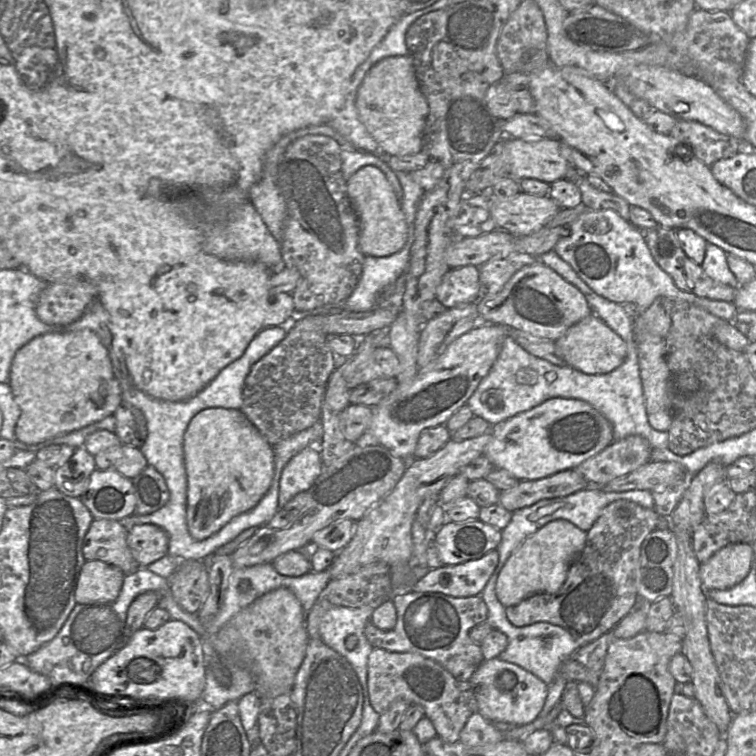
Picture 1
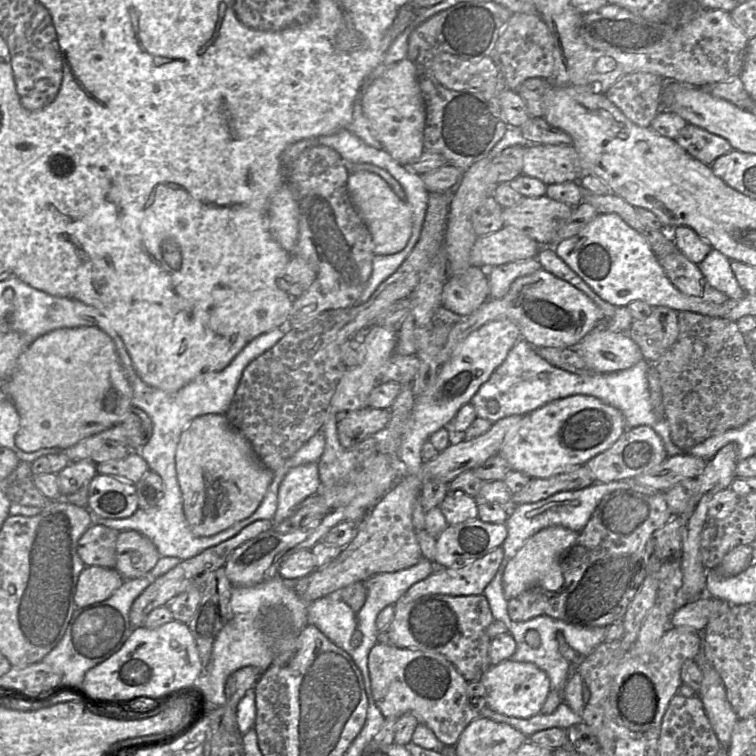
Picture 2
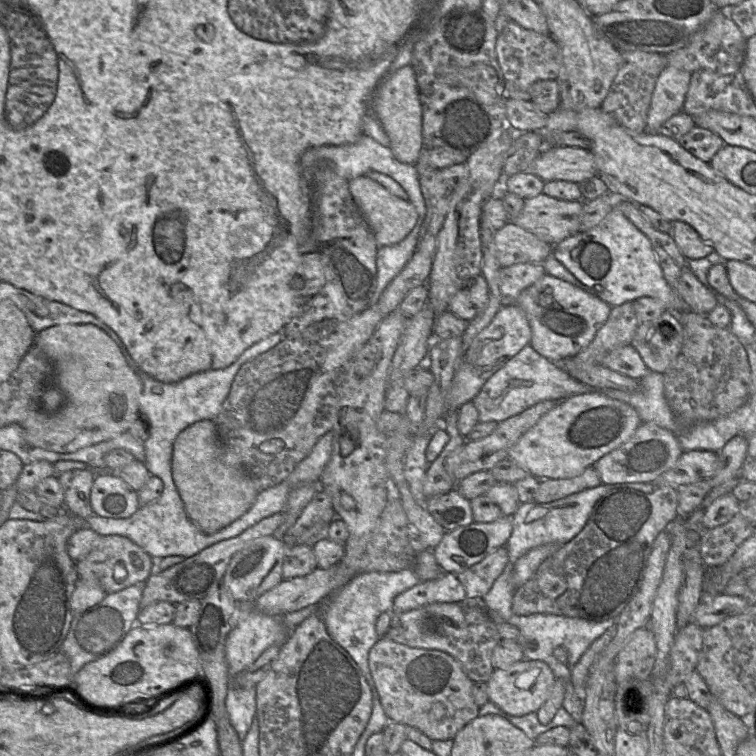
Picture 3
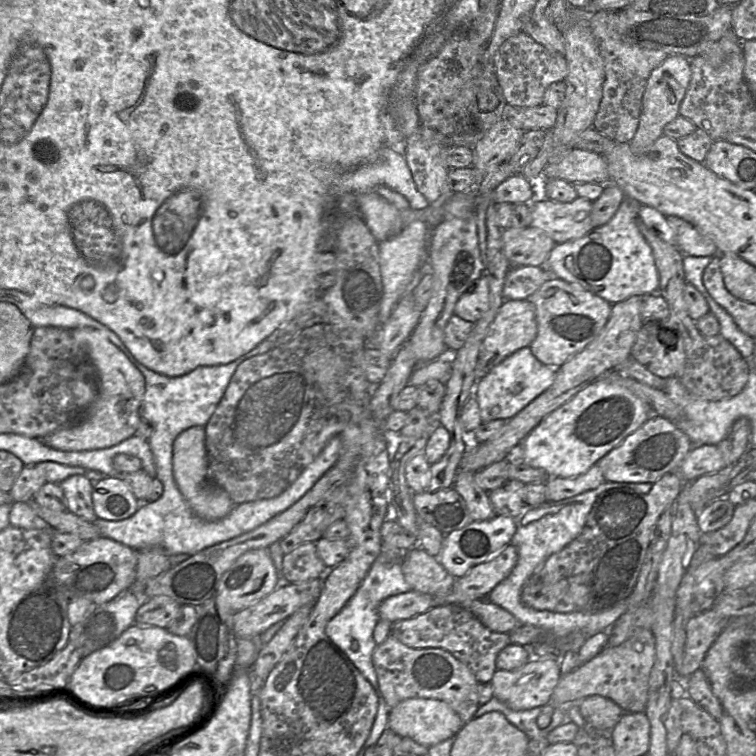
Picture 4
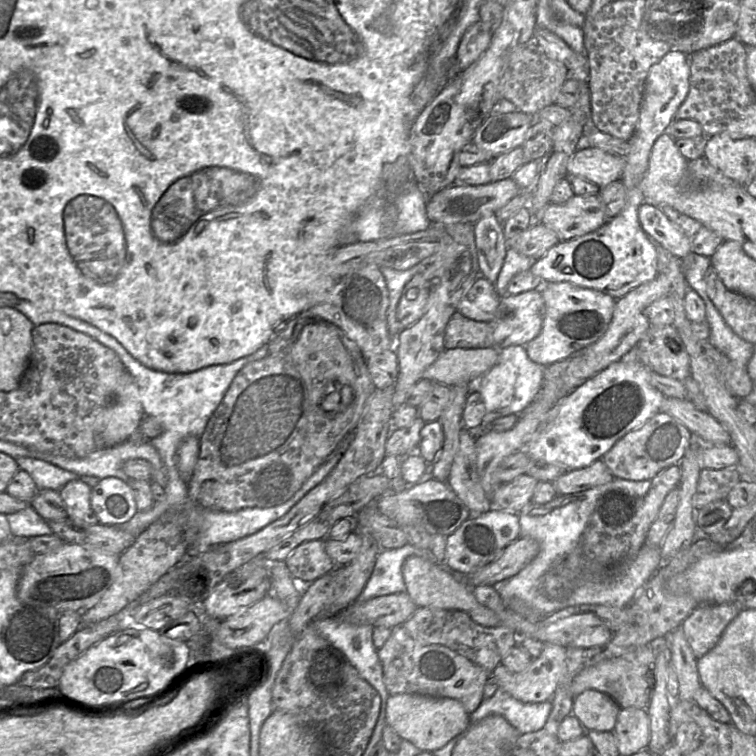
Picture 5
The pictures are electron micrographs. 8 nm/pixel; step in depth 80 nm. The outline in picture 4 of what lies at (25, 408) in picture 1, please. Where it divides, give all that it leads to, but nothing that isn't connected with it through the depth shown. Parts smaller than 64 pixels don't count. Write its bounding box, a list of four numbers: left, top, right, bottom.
[40,327,145,451]

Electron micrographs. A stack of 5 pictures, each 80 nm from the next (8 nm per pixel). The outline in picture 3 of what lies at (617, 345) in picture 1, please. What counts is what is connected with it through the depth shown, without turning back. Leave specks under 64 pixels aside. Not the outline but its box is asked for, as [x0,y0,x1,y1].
[600,344,651,380]

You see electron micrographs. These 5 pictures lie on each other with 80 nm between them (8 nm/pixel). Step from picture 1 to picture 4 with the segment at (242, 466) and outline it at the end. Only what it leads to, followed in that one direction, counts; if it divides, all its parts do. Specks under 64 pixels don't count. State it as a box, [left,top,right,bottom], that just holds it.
[173,426,236,521]

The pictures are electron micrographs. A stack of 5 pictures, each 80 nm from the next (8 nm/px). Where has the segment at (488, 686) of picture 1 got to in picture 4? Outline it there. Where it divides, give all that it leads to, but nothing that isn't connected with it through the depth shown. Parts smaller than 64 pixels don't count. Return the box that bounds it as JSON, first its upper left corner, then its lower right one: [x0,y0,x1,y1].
[492,658,561,710]

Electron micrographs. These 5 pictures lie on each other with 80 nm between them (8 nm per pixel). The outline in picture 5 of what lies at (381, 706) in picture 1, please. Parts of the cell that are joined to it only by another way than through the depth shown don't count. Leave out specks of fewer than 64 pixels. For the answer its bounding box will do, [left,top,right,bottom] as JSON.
[377,625,491,715]

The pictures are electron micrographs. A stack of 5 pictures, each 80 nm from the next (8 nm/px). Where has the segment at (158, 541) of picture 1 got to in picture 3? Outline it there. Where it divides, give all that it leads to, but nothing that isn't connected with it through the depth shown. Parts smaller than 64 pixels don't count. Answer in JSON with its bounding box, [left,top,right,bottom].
[75,535,155,594]

